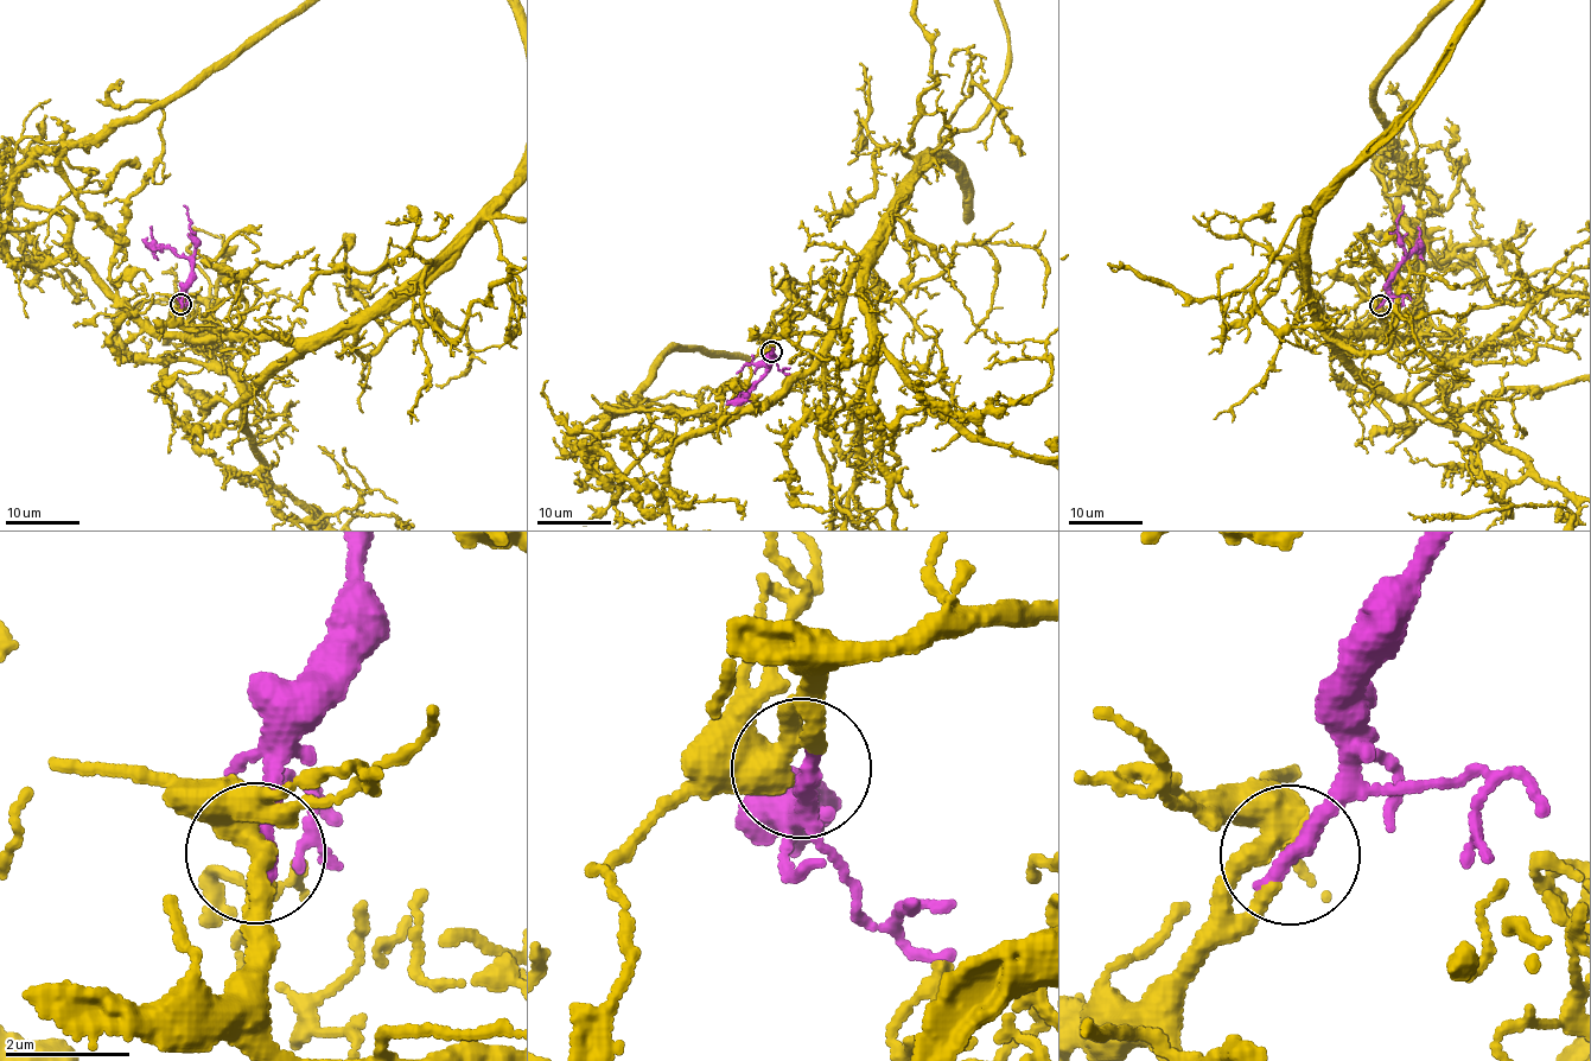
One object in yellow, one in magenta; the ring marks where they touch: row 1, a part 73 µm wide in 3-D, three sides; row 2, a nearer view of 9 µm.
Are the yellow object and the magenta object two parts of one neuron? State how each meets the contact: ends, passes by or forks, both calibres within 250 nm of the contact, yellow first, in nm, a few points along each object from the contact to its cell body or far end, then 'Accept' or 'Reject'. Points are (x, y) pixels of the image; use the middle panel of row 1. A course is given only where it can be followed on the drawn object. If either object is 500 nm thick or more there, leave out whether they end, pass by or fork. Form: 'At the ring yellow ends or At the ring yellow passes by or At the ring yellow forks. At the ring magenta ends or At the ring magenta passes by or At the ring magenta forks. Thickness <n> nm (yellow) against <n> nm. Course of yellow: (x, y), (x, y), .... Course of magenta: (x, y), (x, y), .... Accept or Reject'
At the ring yellow passes by. At the ring magenta ends. Thickness 480 nm (yellow) against 320 nm. Course of yellow: (770, 353), (826, 335), (924, 164), (996, 100), (1006, 24). Course of magenta: (771, 353), (767, 356), (769, 367), (745, 364), (736, 374). Accept

